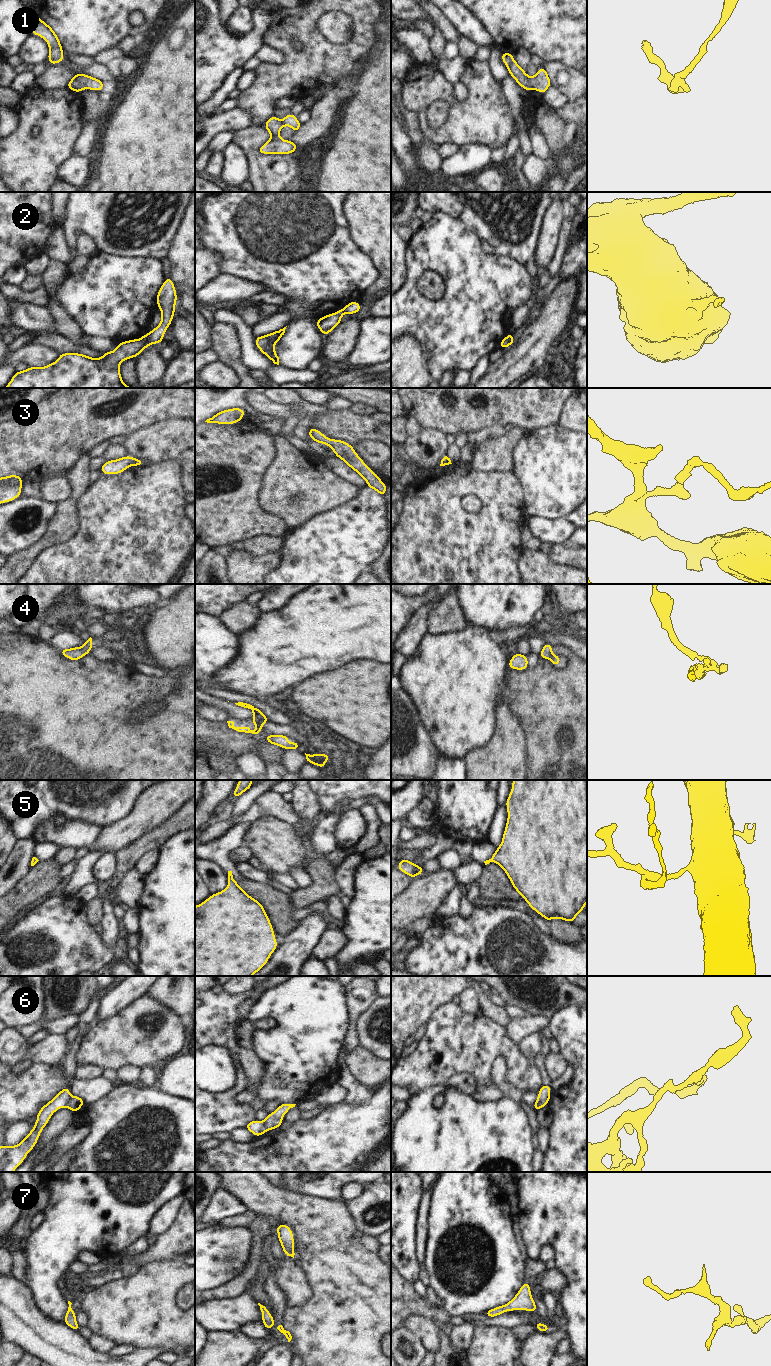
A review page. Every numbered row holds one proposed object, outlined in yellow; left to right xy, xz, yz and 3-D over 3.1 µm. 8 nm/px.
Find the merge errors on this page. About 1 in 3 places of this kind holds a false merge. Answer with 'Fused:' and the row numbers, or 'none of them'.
Fused: 2, 6

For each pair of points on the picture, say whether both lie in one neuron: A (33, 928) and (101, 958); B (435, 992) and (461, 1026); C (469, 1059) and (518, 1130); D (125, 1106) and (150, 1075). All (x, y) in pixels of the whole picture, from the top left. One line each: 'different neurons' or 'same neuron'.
A: same neuron
B: different neurons
C: different neurons
D: different neurons

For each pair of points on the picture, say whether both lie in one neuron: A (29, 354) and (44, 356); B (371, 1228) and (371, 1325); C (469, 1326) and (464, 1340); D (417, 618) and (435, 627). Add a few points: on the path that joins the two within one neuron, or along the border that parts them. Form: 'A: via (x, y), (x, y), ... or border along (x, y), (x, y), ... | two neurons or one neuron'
A: via (33, 354), (40, 355) | one neuron
B: border along (353, 1220), (353, 1224), (357, 1229), (375, 1238) | two neurons
C: via (467, 1329), (464, 1332), (464, 1337) | one neuron
D: border along (439, 603), (430, 612), (427, 632) | two neurons

